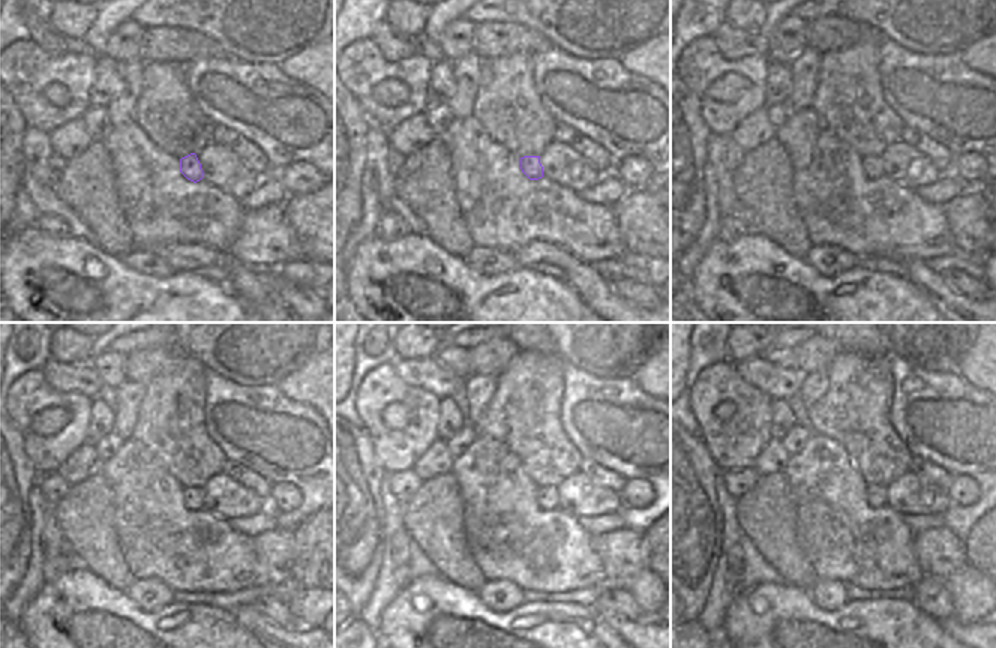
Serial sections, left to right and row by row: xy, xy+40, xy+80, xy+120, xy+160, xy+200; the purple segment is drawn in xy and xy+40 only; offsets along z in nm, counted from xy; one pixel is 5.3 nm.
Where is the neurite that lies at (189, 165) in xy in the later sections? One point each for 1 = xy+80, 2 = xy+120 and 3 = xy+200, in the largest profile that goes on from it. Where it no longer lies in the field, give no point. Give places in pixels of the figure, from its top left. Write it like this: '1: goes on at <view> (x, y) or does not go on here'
1: goes on at xy+80 (870, 165)
2: goes on at xy+120 (195, 498)
3: goes on at xy+200 (879, 495)

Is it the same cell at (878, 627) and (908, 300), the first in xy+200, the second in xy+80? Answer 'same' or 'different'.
same

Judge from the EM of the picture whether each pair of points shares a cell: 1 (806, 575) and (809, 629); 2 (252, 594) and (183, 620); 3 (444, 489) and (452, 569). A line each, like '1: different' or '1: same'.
1: different
2: different
3: same

